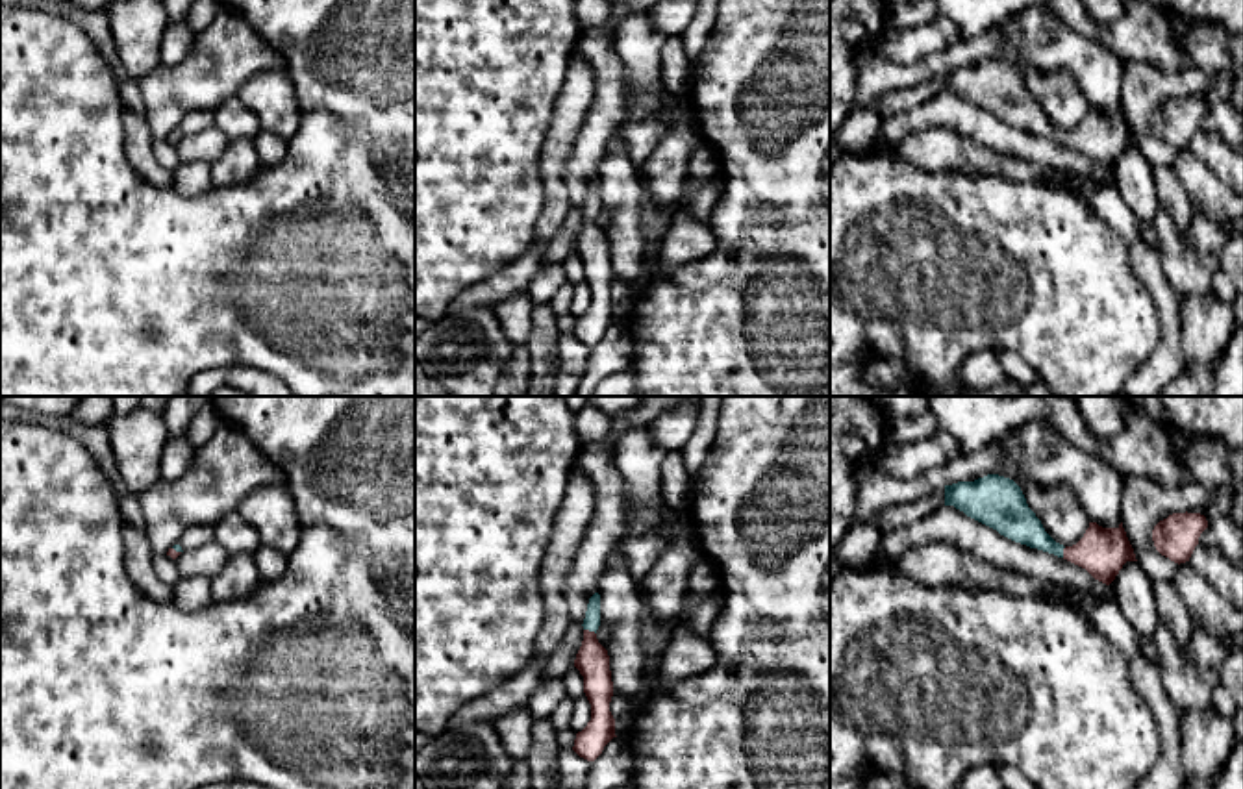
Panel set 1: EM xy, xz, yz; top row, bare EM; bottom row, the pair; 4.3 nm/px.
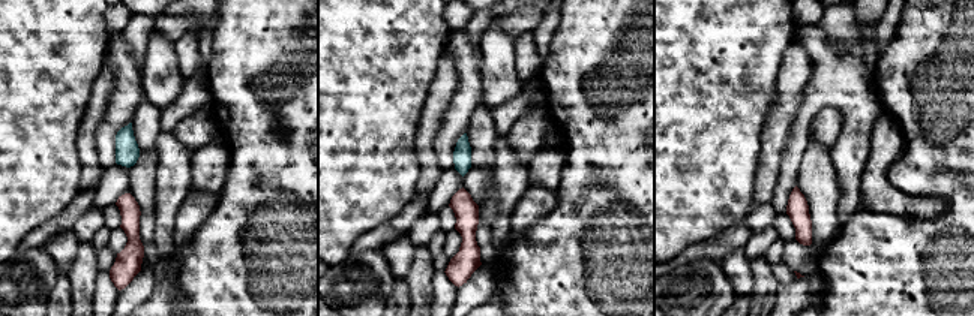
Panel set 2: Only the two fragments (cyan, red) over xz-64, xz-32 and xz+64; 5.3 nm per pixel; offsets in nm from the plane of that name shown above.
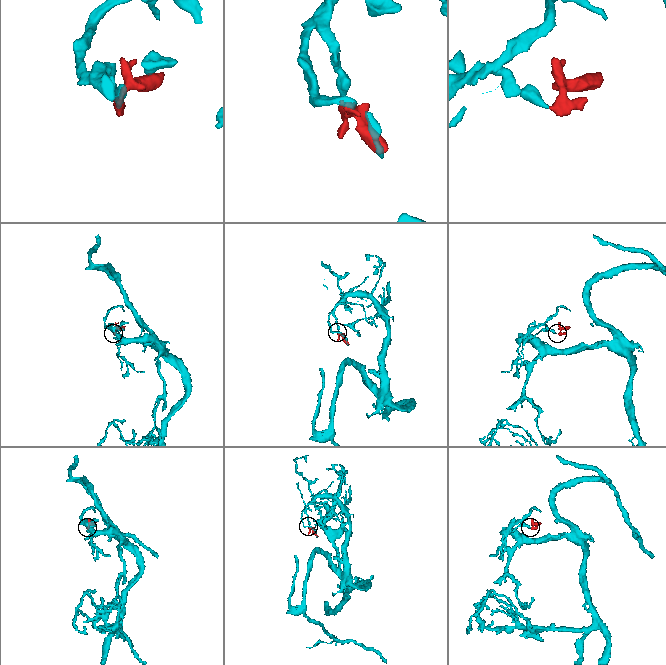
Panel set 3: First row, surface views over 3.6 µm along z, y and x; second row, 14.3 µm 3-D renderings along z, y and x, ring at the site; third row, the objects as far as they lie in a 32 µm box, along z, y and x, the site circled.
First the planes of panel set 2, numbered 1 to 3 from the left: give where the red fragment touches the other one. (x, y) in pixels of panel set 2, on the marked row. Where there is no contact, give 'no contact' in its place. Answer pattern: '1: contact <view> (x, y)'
1: no contact
2: no contact
3: no contact

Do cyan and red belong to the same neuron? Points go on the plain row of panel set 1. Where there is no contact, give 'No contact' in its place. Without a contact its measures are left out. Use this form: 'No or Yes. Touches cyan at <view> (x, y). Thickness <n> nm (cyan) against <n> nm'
Yes. Touches cyan at xz (590, 215). Thickness 70 nm (cyan) against 140 nm

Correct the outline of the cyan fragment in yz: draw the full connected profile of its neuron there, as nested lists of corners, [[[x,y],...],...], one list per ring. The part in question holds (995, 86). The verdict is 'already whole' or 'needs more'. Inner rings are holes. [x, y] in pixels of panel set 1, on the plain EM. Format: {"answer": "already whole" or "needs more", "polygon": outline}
{"answer": "needs more", "polygon": [[[998,59],[945,70],[945,91],[954,91],[1015,128],[1063,143],[1106,170],[1115,165],[1126,146],[1137,146],[1123,107],[1117,113],[1089,107],[1076,130],[1056,128],[1028,93],[1021,72]]]}

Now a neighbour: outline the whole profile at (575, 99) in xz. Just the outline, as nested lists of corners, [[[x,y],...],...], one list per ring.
[[[576,54],[569,61],[539,157],[543,183],[543,207],[535,222],[535,239],[539,241],[554,239],[572,209],[565,196],[563,170],[593,96],[593,69]]]

